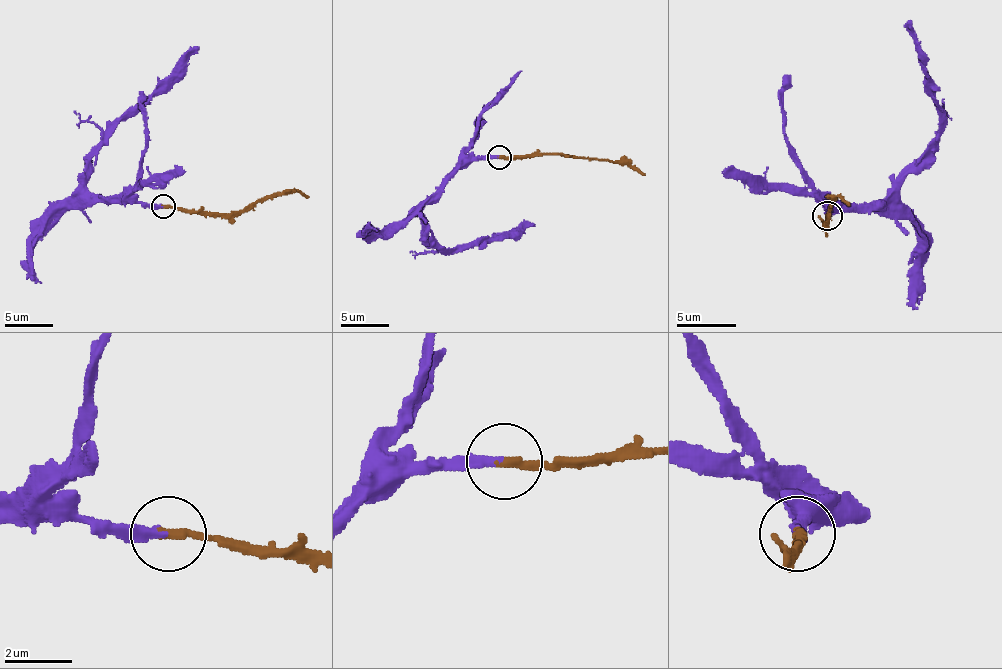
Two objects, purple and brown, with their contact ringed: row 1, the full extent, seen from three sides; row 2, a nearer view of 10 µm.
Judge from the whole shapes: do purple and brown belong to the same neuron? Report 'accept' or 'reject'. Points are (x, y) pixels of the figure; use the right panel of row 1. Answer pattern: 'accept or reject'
accept

